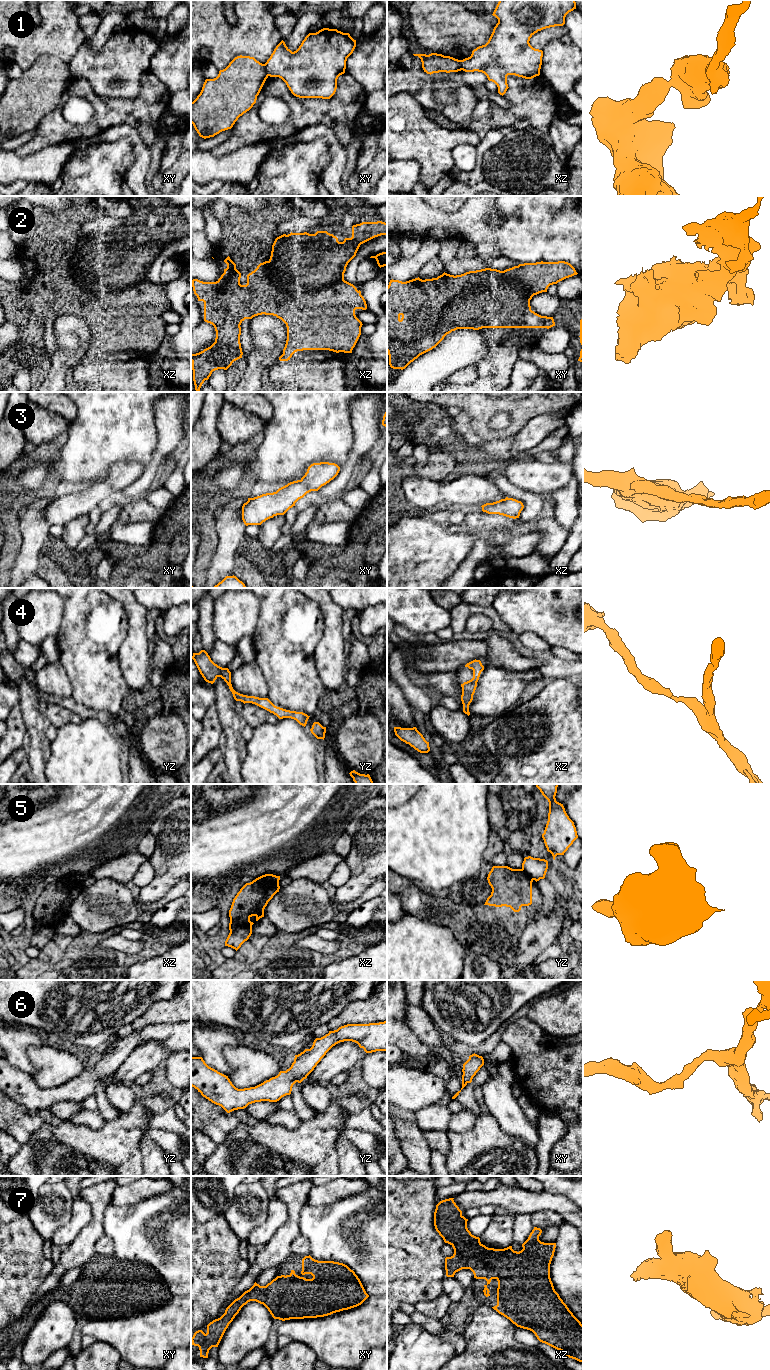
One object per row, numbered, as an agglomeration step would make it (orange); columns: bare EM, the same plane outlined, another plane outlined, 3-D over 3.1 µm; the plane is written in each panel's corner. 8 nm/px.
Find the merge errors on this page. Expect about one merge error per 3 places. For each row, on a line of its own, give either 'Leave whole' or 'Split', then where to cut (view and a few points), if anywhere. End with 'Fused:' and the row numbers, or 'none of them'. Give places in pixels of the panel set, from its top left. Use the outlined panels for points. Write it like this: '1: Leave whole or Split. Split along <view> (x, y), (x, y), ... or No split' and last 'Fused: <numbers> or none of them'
1: Split. Split along xy (263, 64), (268, 75)
2: Leave whole. No split
3: Leave whole. No split
4: Leave whole. No split
5: Split. Split along xz (251, 925), (241, 925), (230, 931)
6: Leave whole. No split
7: Leave whole. No split
Fused: 1, 5

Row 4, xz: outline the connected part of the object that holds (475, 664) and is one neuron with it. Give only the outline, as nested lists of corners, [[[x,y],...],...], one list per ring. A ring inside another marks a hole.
[[[473,660],[465,665],[469,669],[473,670],[473,678],[467,682],[461,684],[462,687],[462,695],[461,701],[463,704],[463,712],[470,715],[469,705],[473,700],[473,695],[475,693],[477,682],[479,680],[481,672],[484,670],[484,666],[482,665],[480,660]]]

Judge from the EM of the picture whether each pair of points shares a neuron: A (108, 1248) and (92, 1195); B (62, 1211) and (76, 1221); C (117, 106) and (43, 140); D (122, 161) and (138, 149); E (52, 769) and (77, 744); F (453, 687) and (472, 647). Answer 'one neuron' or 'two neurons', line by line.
A: two neurons
B: two neurons
C: one neuron
D: two neurons
E: one neuron
F: two neurons

